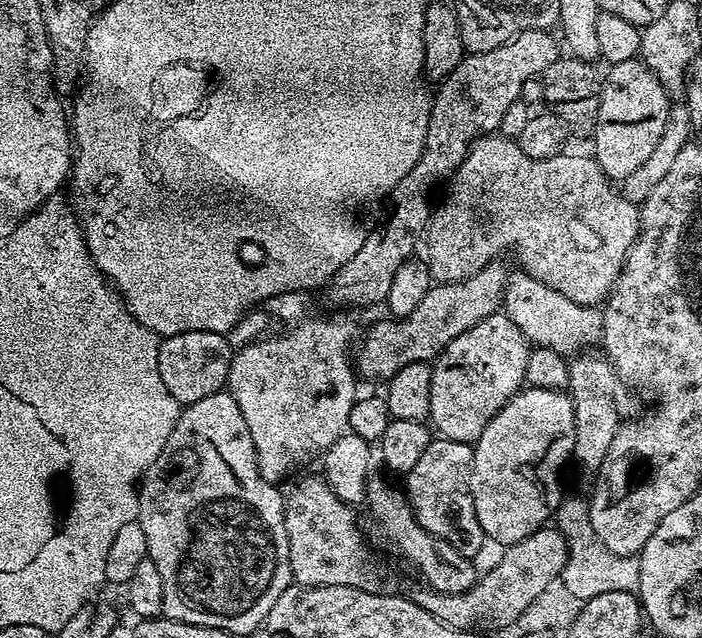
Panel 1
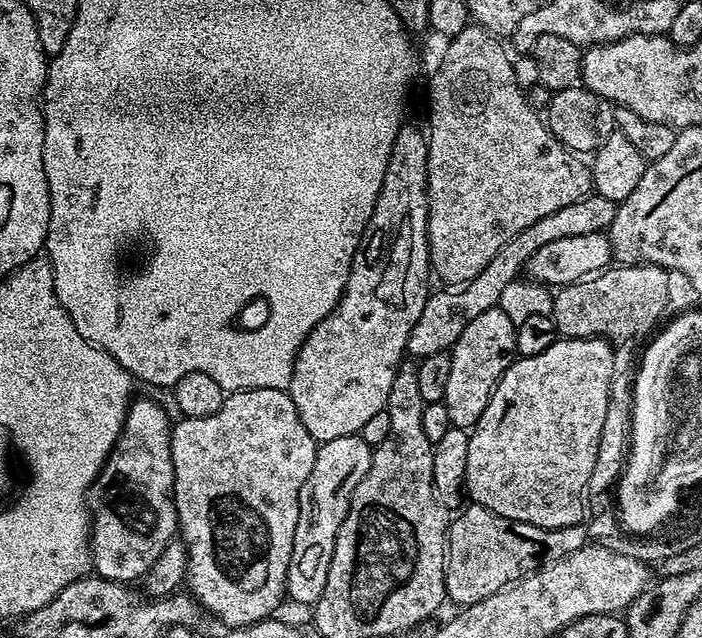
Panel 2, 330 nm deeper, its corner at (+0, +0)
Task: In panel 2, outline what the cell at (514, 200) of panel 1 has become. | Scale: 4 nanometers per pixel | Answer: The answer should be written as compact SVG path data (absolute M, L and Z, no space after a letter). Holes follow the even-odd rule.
M469 26L462 30L451 41L448 53L444 56L444 61L440 64L440 69L432 76L432 113L428 116L428 124L432 129L427 129L428 138L428 262L431 271L440 280L445 280L448 286L463 286L469 284L510 242L510 238L522 231L526 226L538 222L546 214L554 214L554 210L562 210L562 206L570 206L574 202L584 199L593 191L592 174L587 163L584 164L579 155L569 152L554 138L554 134L548 129L545 117L537 109L528 103L525 89L516 85L516 72L512 69L512 64L508 61L508 56L504 53L504 48L499 39L493 36L485 28L479 26Z

